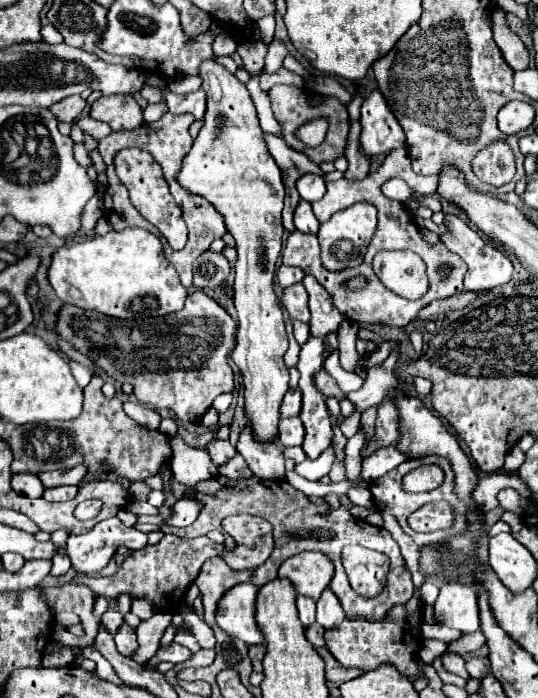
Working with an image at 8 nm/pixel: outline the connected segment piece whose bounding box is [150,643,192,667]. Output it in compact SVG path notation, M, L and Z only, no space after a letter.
M170 643L166 649L158 649L158 653L150 659L150 665L156 667L160 661L170 661L170 663L184 663L192 657L192 651L178 645L178 643Z

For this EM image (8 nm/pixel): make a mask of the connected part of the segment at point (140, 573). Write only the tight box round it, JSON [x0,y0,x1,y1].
[70,535,228,613]

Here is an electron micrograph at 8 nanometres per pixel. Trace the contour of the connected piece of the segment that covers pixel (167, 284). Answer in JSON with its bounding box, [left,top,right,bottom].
[48,229,188,319]

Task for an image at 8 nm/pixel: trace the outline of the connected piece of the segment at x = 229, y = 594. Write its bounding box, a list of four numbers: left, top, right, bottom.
[216,583,264,645]

